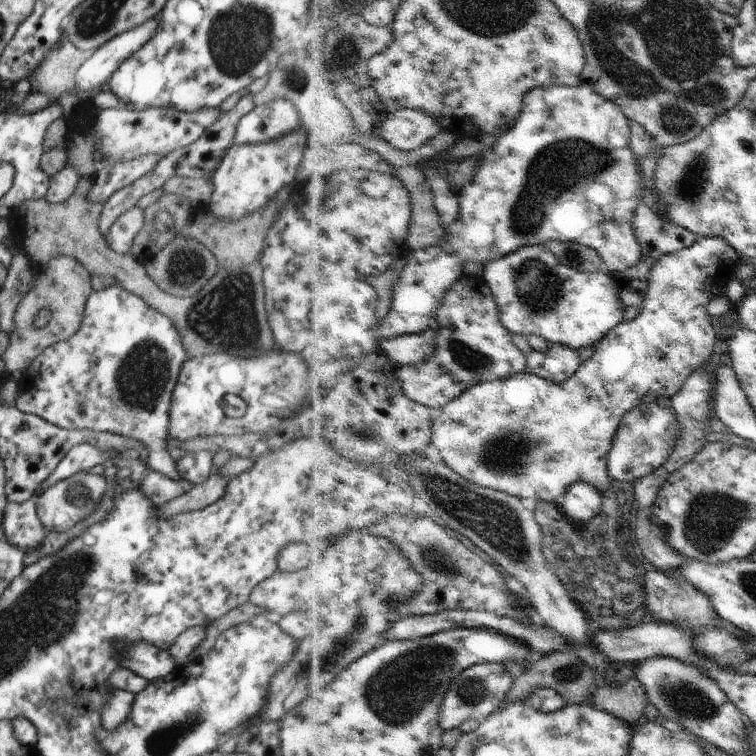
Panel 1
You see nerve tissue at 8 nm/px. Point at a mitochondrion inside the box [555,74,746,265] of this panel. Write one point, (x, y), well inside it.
(693, 183)

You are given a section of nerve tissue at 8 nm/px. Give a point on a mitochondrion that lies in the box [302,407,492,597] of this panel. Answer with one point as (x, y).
(443, 564)

